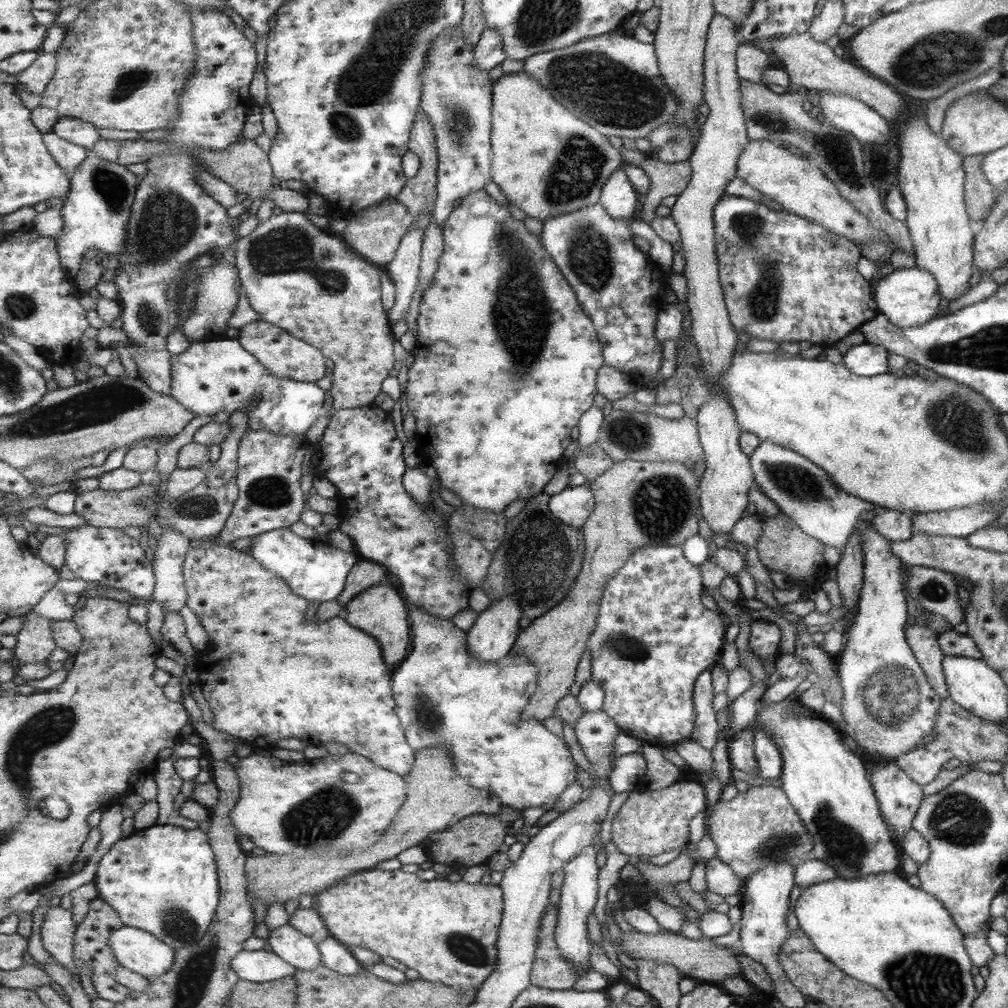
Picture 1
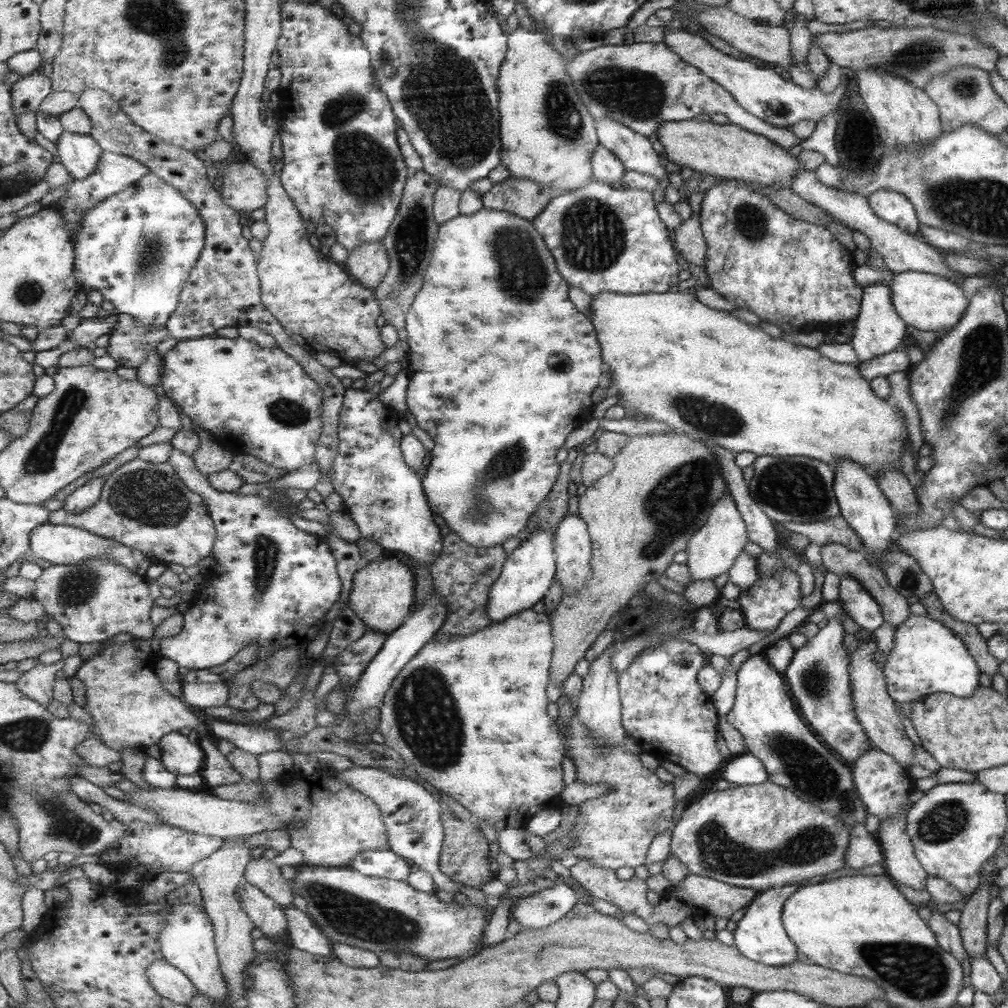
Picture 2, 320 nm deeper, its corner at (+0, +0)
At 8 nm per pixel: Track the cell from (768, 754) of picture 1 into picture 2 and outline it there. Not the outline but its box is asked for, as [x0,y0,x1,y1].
[719,752,768,786]

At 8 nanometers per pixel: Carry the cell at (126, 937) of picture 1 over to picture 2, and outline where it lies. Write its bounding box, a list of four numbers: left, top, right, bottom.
[147,959,198,1005]

